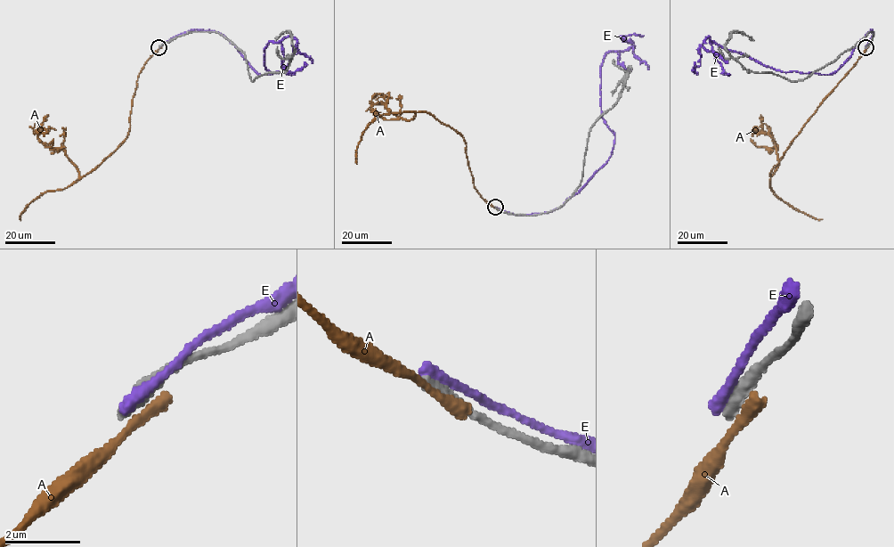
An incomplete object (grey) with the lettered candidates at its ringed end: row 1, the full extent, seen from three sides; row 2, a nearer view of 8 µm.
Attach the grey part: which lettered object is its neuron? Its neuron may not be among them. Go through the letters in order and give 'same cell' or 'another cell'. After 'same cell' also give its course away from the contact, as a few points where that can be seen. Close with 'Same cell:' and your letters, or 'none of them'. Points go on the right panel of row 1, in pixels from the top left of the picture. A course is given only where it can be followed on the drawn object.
A: another cell
E: another cell
Same cell: none of them

